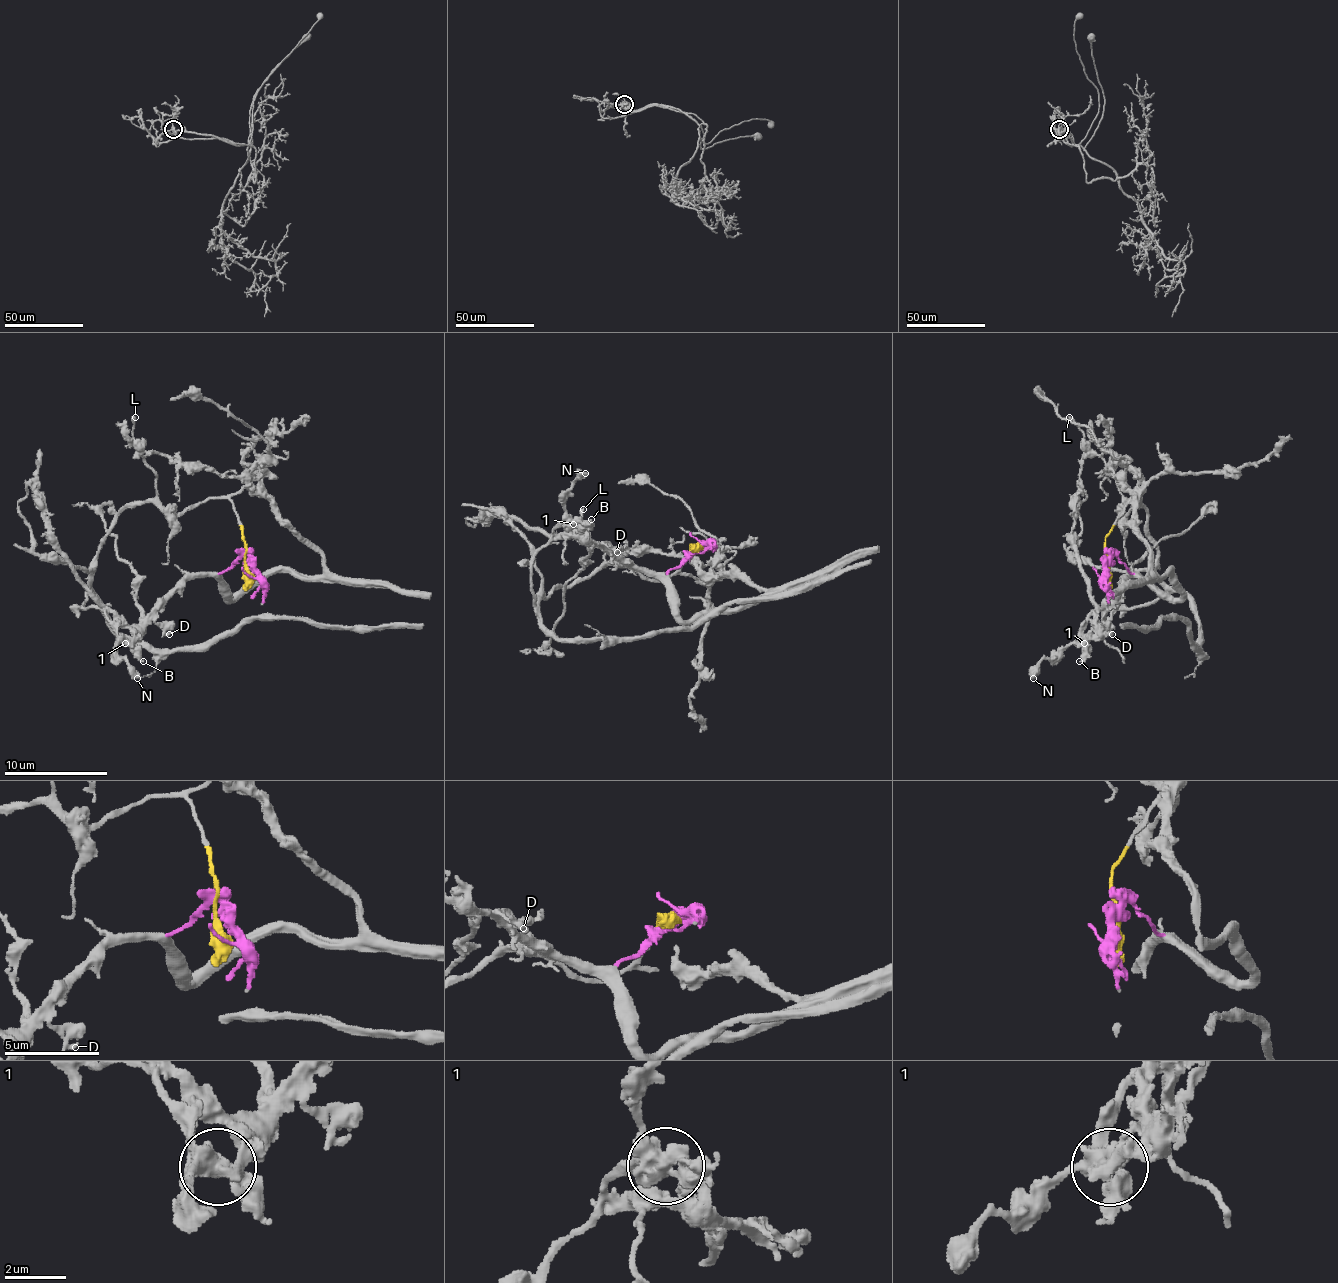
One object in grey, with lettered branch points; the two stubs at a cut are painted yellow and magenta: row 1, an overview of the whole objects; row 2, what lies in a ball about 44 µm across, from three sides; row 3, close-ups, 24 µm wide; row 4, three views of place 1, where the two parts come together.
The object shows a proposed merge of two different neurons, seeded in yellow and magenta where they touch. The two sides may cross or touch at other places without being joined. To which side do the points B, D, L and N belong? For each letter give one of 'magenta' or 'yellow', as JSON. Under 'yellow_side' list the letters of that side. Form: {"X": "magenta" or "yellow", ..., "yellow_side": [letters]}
{"B": "yellow", "D": "magenta", "L": "yellow", "N": "yellow", "yellow_side": ["B", "L", "N"]}

